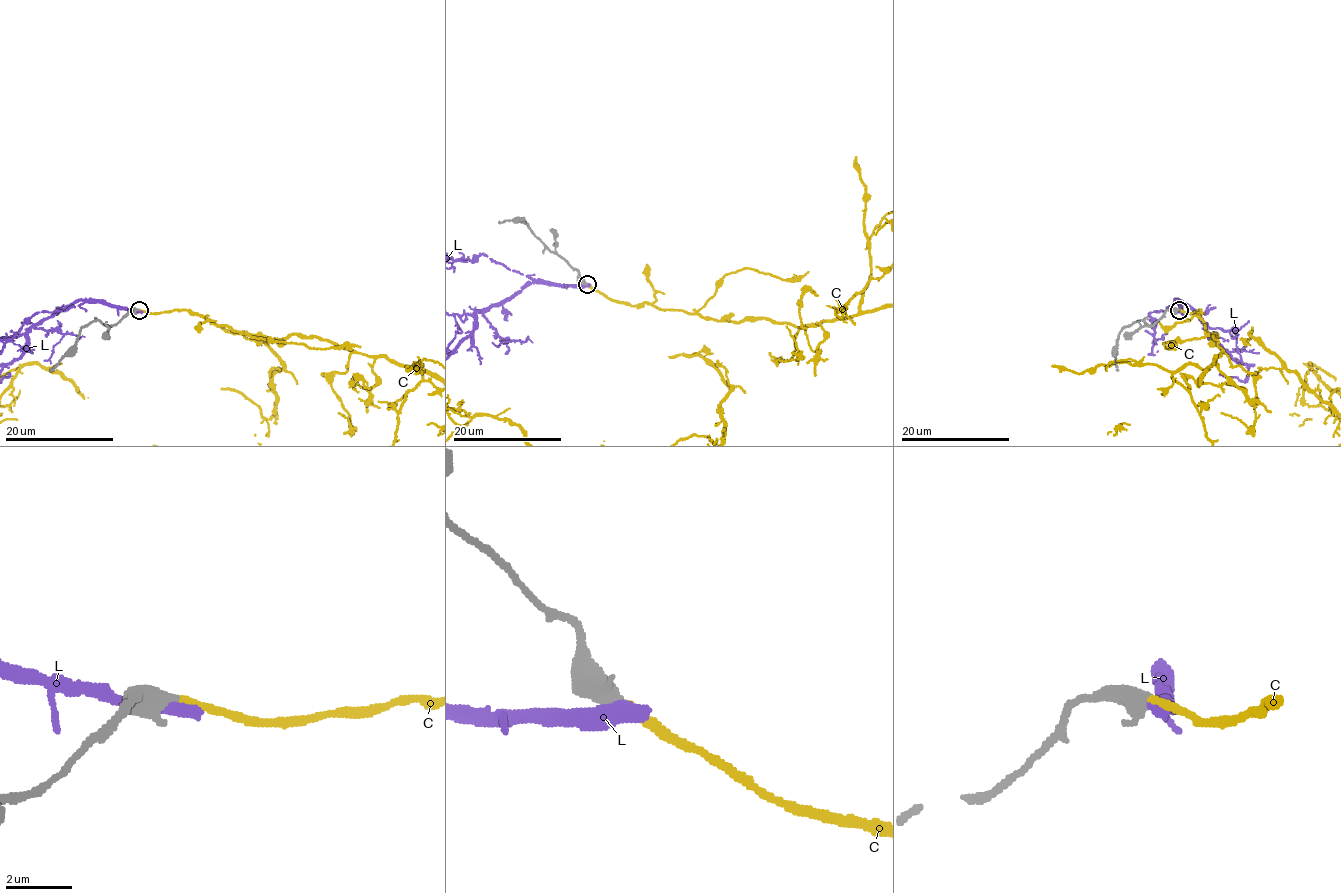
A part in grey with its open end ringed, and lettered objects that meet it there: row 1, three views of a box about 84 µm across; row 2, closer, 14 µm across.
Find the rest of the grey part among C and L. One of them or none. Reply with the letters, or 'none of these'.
C

